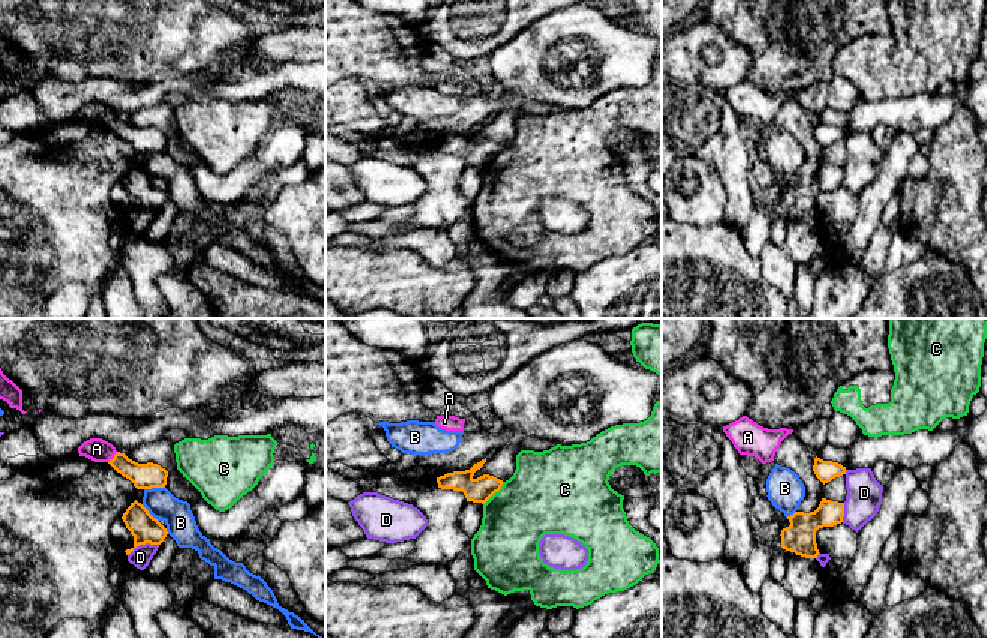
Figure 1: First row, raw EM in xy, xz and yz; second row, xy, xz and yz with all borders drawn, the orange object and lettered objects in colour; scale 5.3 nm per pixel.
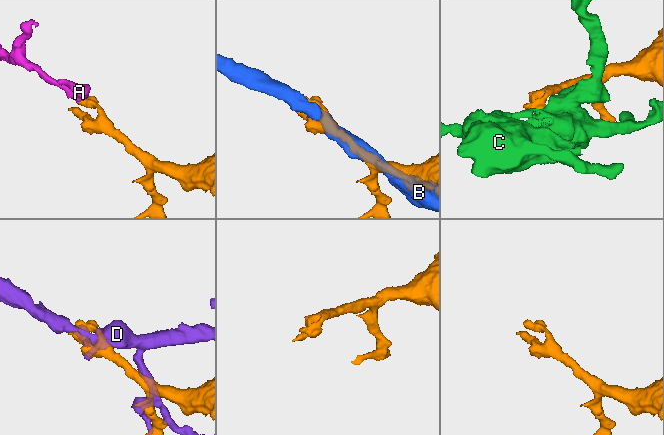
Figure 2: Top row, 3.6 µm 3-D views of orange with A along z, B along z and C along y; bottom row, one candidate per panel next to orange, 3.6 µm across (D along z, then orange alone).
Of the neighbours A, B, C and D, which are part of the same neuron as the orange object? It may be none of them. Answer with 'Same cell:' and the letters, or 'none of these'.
Same cell: none of these

